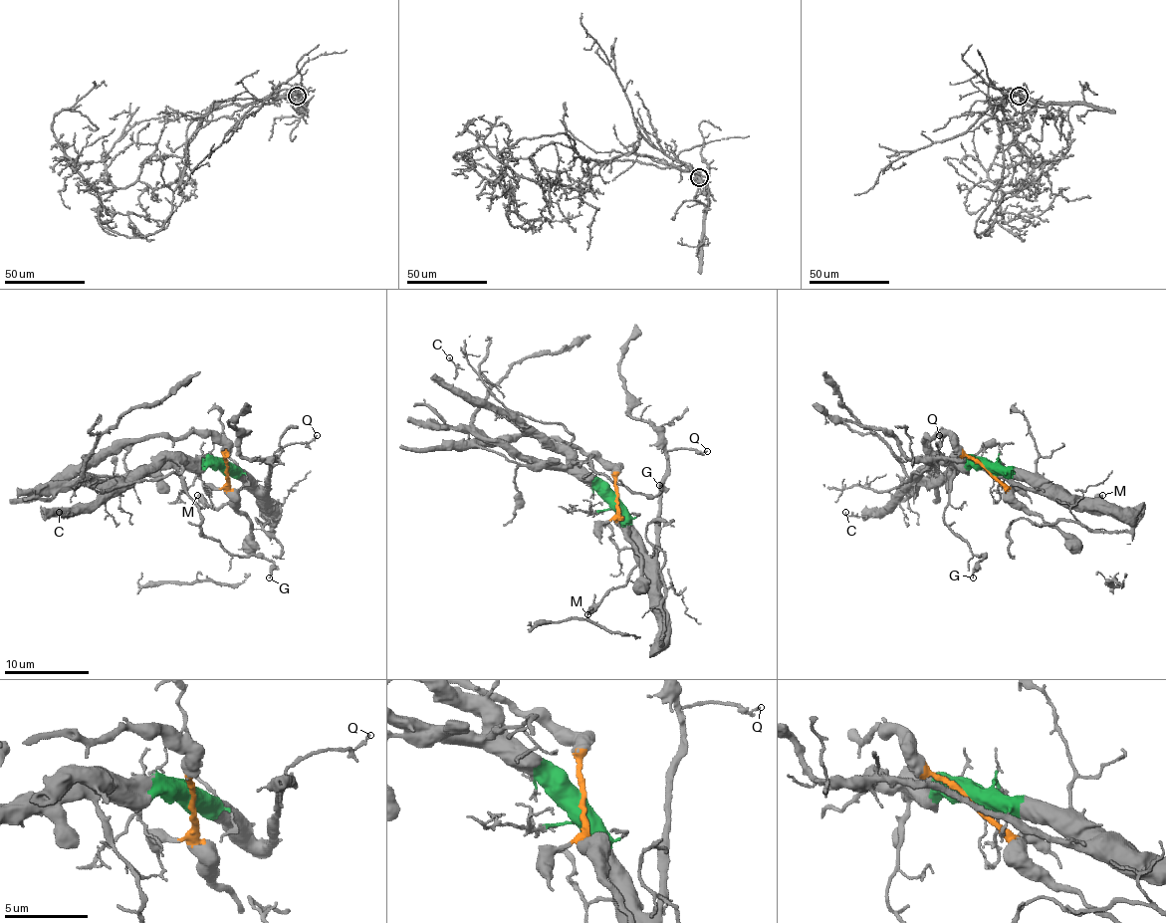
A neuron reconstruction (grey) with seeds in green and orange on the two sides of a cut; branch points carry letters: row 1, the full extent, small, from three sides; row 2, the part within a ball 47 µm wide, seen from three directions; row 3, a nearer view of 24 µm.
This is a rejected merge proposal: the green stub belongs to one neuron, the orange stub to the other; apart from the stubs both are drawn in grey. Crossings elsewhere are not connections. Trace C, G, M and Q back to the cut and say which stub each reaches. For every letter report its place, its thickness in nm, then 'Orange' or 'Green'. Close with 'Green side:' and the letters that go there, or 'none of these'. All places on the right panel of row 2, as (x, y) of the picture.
C: Place: (845, 512). Thickness 120 nm. Green
G: Place: (973, 577). Thickness 160 nm. Green
M: Place: (1102, 495). Thickness 460 nm. Green
Q: Place: (939, 435). Thickness 110 nm. Green
Green side: C, G, M, Q

